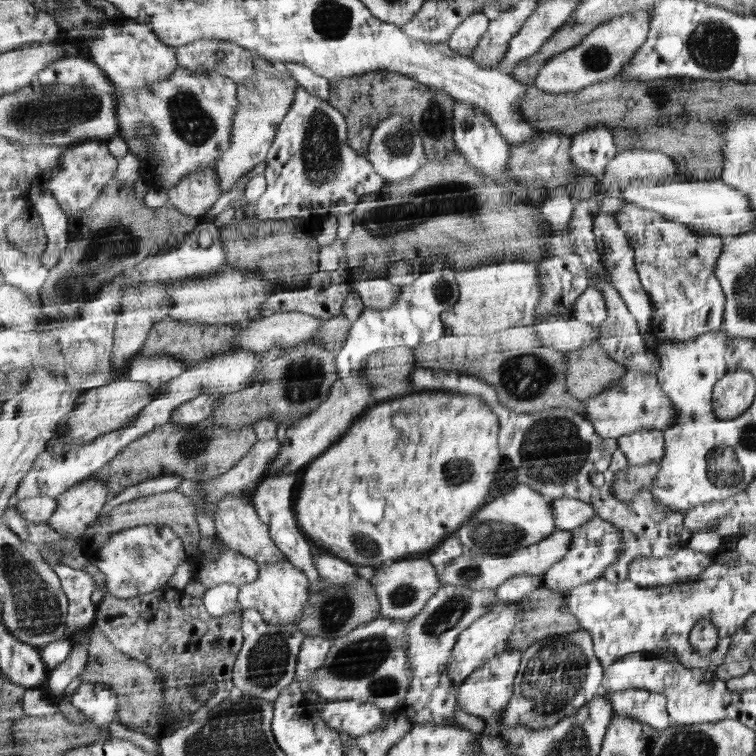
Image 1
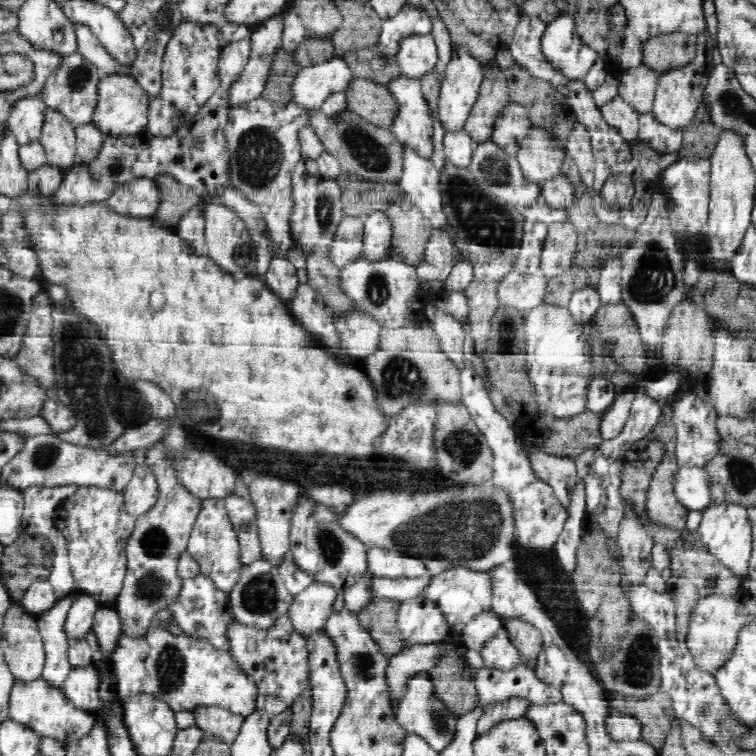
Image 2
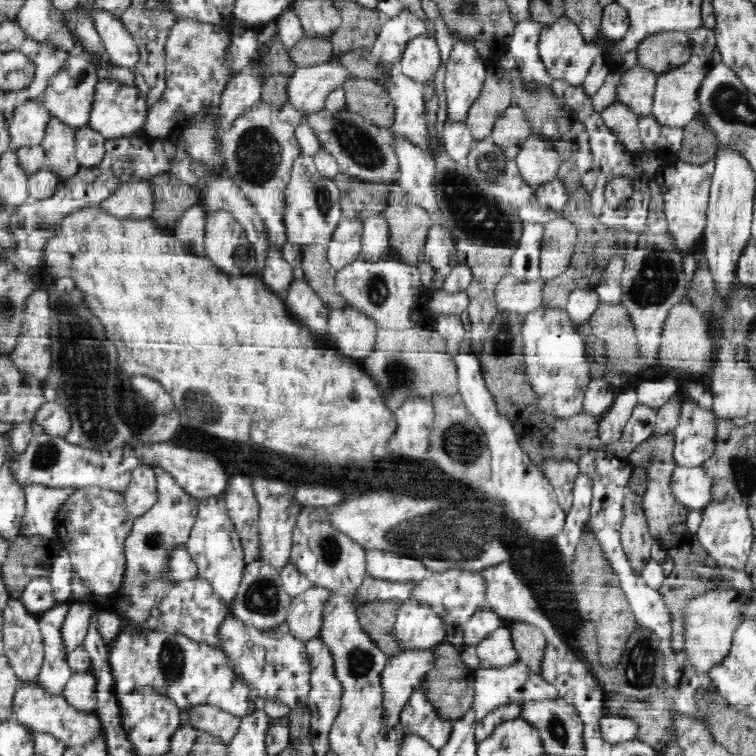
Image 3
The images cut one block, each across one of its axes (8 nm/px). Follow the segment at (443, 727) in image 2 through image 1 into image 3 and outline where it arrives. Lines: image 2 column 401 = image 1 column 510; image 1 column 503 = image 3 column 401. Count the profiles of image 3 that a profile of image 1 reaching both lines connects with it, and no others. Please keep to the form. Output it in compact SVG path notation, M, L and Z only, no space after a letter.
M421 686L416 688L413 696L401 714L401 724L405 734L416 734L423 737L432 747L442 748L449 740L453 724L443 720L437 709L426 699Z

